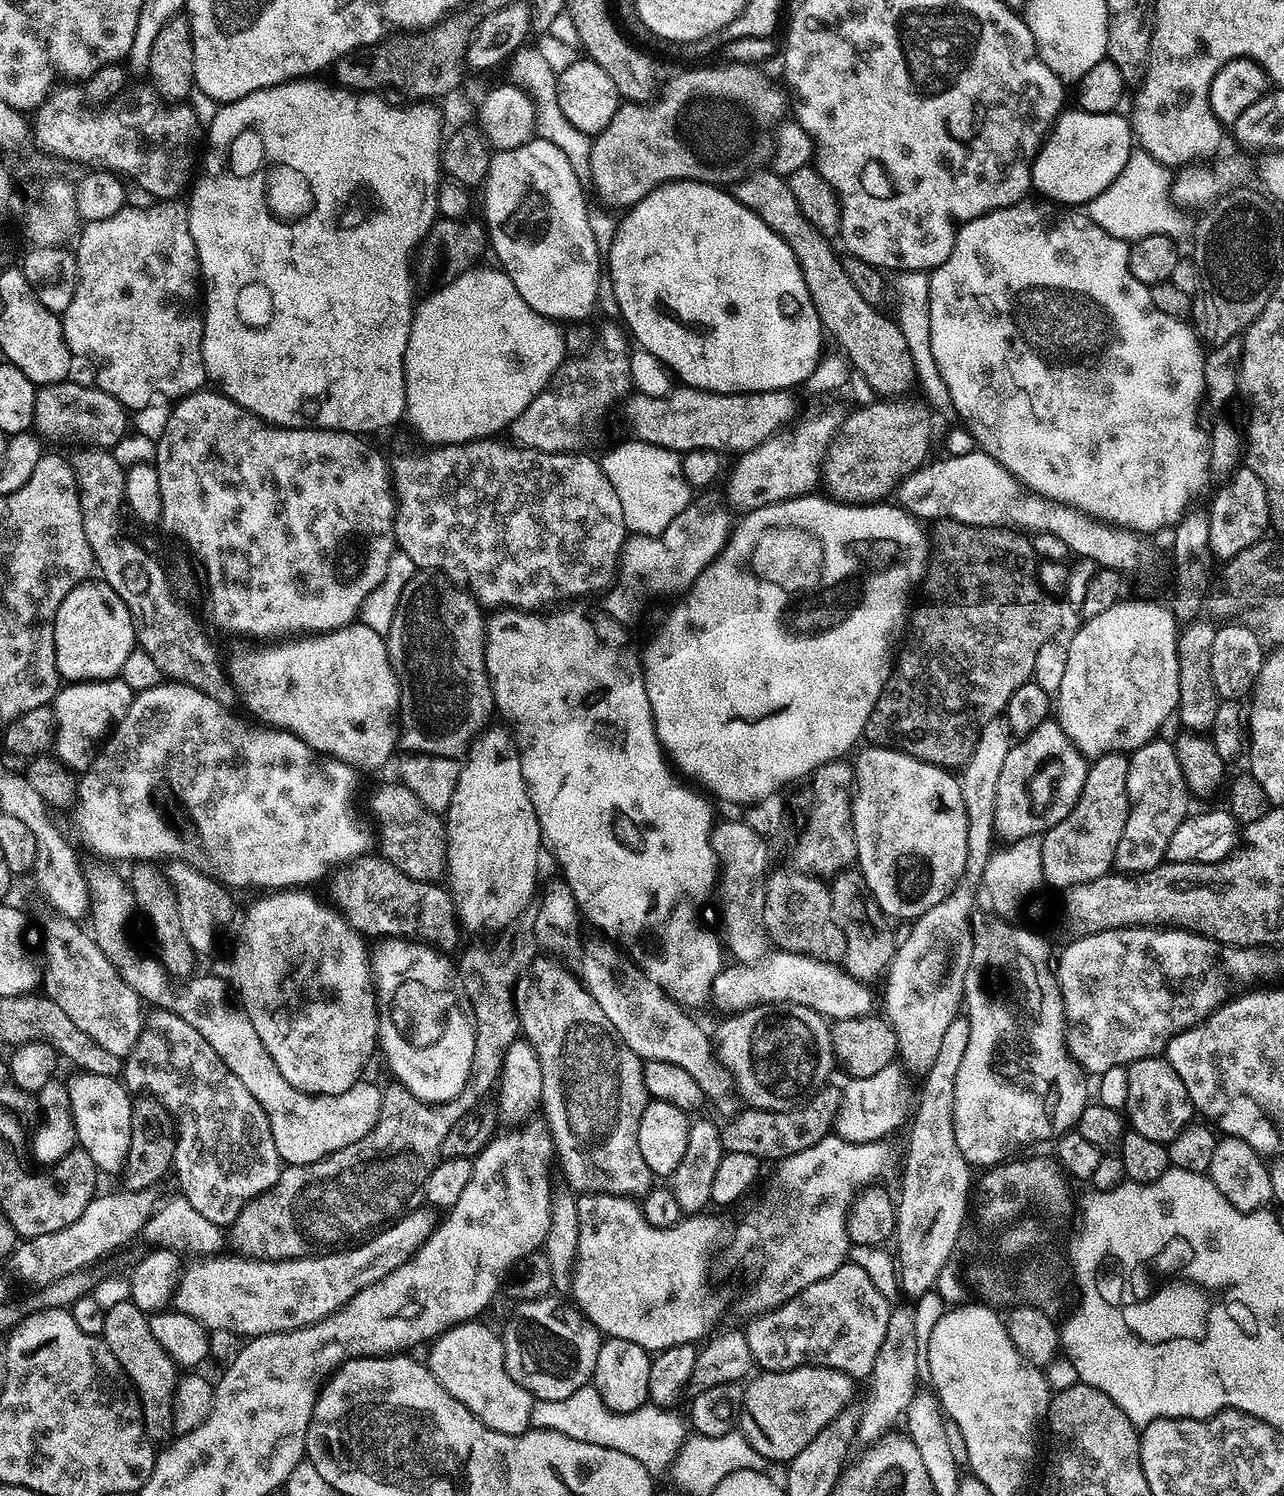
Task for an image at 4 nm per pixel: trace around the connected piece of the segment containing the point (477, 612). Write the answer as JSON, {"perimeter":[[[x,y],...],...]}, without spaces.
{"perimeter":[[[435,570],[417,571],[410,582],[406,582],[402,598],[398,598],[398,610],[394,610],[394,623],[386,637],[388,657],[400,680],[398,724],[403,731],[398,736],[398,752],[404,757],[400,760],[399,779],[432,812],[447,813],[468,745],[489,723],[488,715],[494,712],[492,680],[486,670],[487,638],[485,609],[471,592],[459,588]]]}

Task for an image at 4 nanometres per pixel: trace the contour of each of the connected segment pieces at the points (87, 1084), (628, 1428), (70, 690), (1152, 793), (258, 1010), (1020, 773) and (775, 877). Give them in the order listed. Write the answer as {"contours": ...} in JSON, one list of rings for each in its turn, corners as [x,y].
{"contours":[[[[81,1071],[75,1075],[72,1081],[67,1081],[66,1089],[79,1147],[90,1154],[101,1173],[119,1173],[130,1146],[133,1097],[115,1076],[99,1076]]],[[[595,1386],[574,1390],[570,1398],[536,1400],[532,1406],[532,1428],[545,1428],[578,1442],[622,1450],[622,1454],[630,1454],[630,1458],[642,1462],[642,1466],[653,1474],[667,1473],[671,1469],[684,1441],[690,1436],[685,1417],[683,1420],[676,1410],[657,1408],[649,1402],[633,1412],[615,1412],[602,1402]]],[[[119,678],[65,683],[56,693],[54,701],[54,724],[55,727],[56,724],[60,727],[54,732],[55,759],[68,770],[87,768],[98,745],[108,736],[114,722],[126,714],[128,707],[132,705],[133,695],[132,688]]],[[[1153,738],[1128,756],[1128,817],[1122,829],[1118,850],[1114,850],[1114,868],[1120,874],[1149,872],[1165,863],[1174,830],[1190,815],[1188,798],[1190,791],[1178,754],[1171,739]]],[[[272,890],[269,893],[269,896],[258,897],[244,912],[244,921],[240,924],[240,937],[237,938],[236,945],[232,948],[231,987],[234,989],[235,995],[236,992],[240,995],[239,1007],[250,1018],[258,1038],[262,1038],[262,1046],[266,1046],[270,1058],[274,1058],[274,1066],[278,1066],[278,1070],[282,1070],[282,1078],[286,1078],[286,1082],[290,1082],[290,1086],[315,1096],[342,1094],[342,1090],[350,1090],[350,1086],[354,1086],[365,1075],[364,1067],[367,1066],[372,1051],[375,1053],[378,1048],[380,1015],[376,1009],[376,990],[372,979],[369,945],[364,945],[365,937],[352,925],[339,907],[319,900],[312,890]]],[[[1049,718],[1029,736],[1011,745],[998,777],[995,831],[1013,842],[1048,832],[1078,802],[1086,782],[1089,761],[1065,734],[1059,719]]],[[[796,866],[791,867],[773,867],[768,873],[768,879],[764,881],[764,929],[769,941],[781,952],[802,954],[831,964],[840,964],[846,954],[846,938],[832,917],[828,884],[820,881],[823,879],[819,875]]]]}

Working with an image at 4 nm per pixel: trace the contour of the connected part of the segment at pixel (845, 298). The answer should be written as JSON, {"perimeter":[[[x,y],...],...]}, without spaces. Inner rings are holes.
{"perimeter":[[[761,170],[750,174],[734,185],[734,195],[742,206],[754,210],[770,230],[782,237],[790,250],[794,250],[794,258],[798,258],[798,266],[802,270],[802,278],[806,278],[806,290],[810,290],[810,298],[814,302],[814,310],[818,310],[820,327],[825,333],[836,336],[840,343],[839,351],[850,361],[851,367],[866,378],[875,395],[880,398],[894,398],[909,391],[916,380],[916,371],[910,350],[906,346],[906,338],[902,334],[899,323],[892,320],[879,308],[870,306],[858,290],[854,290],[854,282],[844,269],[841,253],[832,249],[833,241],[818,230],[818,226],[810,223],[810,218],[802,214],[802,206],[798,206],[798,198],[794,198],[794,190],[790,190],[787,179],[771,170]]]}

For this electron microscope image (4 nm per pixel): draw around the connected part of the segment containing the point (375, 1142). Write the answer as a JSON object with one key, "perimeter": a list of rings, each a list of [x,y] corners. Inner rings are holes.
{"perimeter":[[[516,936],[516,940],[524,940],[524,948],[520,948],[520,952],[512,952],[512,960],[500,960],[500,964],[492,964],[492,972],[472,972],[472,960],[458,960],[458,988],[474,1021],[476,1049],[468,1085],[456,1099],[442,1105],[424,1104],[400,1083],[392,1082],[389,1088],[383,1089],[384,1101],[380,1117],[370,1134],[318,1162],[287,1165],[281,1171],[275,1186],[251,1200],[231,1224],[230,1240],[234,1246],[252,1246],[252,1258],[260,1260],[267,1260],[270,1250],[271,1254],[278,1254],[278,1260],[318,1256],[335,1249],[351,1248],[368,1240],[402,1219],[411,1210],[421,1207],[426,1178],[430,1178],[430,1170],[434,1170],[434,1166],[442,1159],[440,1151],[446,1134],[450,1133],[450,1128],[460,1118],[481,1103],[485,1097],[483,1095],[491,1087],[495,1087],[504,1065],[506,1050],[521,1035],[520,1018],[516,1014],[514,999],[516,981],[512,978],[512,972],[516,972],[516,968],[520,968],[524,960],[536,958],[532,954],[532,940],[528,940],[528,936]]]}

